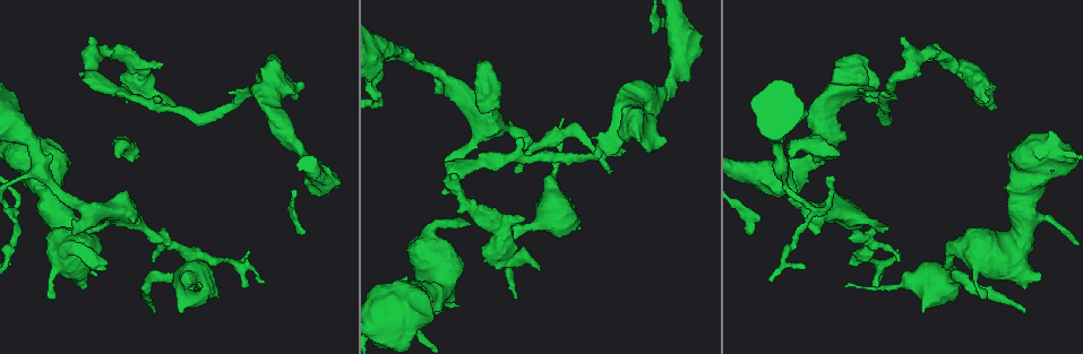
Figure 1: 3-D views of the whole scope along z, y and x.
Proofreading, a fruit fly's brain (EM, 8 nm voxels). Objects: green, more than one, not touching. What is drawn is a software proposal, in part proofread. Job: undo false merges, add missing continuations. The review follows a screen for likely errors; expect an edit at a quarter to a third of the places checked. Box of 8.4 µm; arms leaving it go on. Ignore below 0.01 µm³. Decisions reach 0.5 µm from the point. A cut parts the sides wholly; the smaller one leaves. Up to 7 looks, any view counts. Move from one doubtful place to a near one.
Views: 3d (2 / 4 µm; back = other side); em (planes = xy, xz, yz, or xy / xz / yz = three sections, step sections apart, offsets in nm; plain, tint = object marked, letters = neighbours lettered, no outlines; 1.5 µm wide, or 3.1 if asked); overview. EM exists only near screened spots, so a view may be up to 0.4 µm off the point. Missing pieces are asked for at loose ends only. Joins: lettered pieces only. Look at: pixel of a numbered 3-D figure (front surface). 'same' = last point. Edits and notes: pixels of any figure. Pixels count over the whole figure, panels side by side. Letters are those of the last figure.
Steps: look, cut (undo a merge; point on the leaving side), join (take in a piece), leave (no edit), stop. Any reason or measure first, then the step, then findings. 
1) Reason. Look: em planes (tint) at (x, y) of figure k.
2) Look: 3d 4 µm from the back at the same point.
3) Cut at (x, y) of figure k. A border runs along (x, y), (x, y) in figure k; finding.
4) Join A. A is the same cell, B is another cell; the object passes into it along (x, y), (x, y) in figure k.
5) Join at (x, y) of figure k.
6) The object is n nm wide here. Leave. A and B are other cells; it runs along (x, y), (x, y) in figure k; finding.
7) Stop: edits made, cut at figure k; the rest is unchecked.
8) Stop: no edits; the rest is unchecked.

Free end. Look: 3d 4 µm at (450, 178) of figure 1.

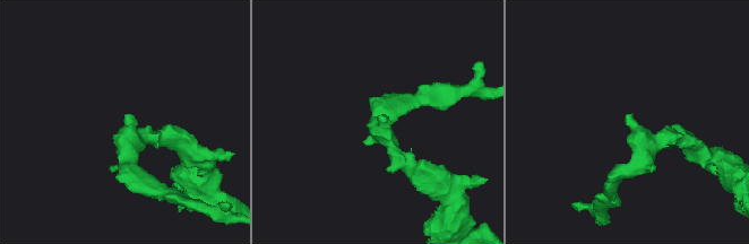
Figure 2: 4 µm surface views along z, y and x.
Look: em planes (letters) at (381, 119) of figure 2.

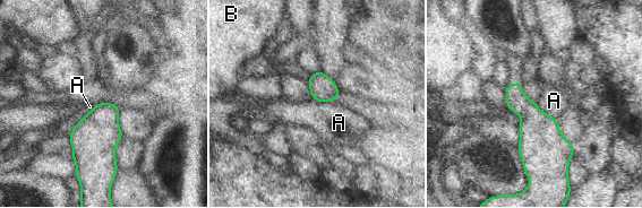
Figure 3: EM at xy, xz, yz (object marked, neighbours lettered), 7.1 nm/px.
Leave. A and B are other cells; a border runs along (536, 103), (557, 120) in figure 3; no lettered piece goes on from it.

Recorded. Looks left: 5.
An open end. Look: em planes (letters) at (52, 298) of figure 1.

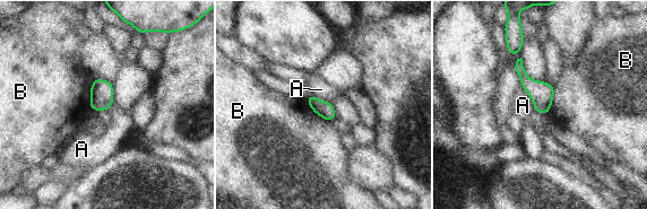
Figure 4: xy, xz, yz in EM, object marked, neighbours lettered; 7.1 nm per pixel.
The longest contact is with B, 220 nm. Leave. A and B are other cells; a border runs along (520, 88), (528, 95), (535, 111) in figure 4; none of them fits.

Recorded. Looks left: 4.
Branch stops here. Look: 3d 4 µm from the back at (517, 299) of figure 1.

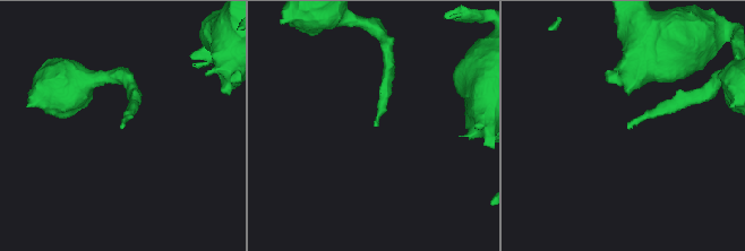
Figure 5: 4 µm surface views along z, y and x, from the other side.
Need the tissue. Look: em planes (tint) at (378, 126) of figure 5.

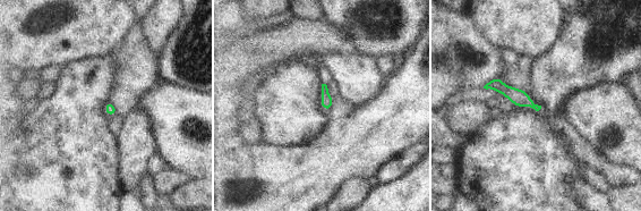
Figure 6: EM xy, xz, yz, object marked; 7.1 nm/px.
Look: em planes (letters) at the same point.

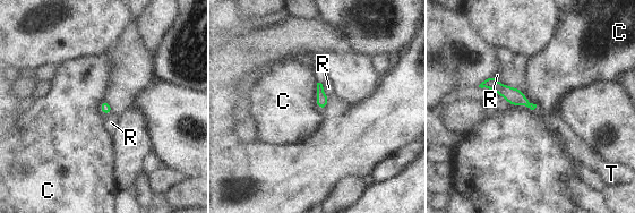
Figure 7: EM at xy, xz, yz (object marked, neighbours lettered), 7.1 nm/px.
Join T. T is the same cell, C and R are other cells; the object passes into it along (514, 96), (529, 107), (557, 125) in figure 7; it goes on there.

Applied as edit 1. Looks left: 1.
Stop: edits made, join at figure 7; the rest is unchecked.

